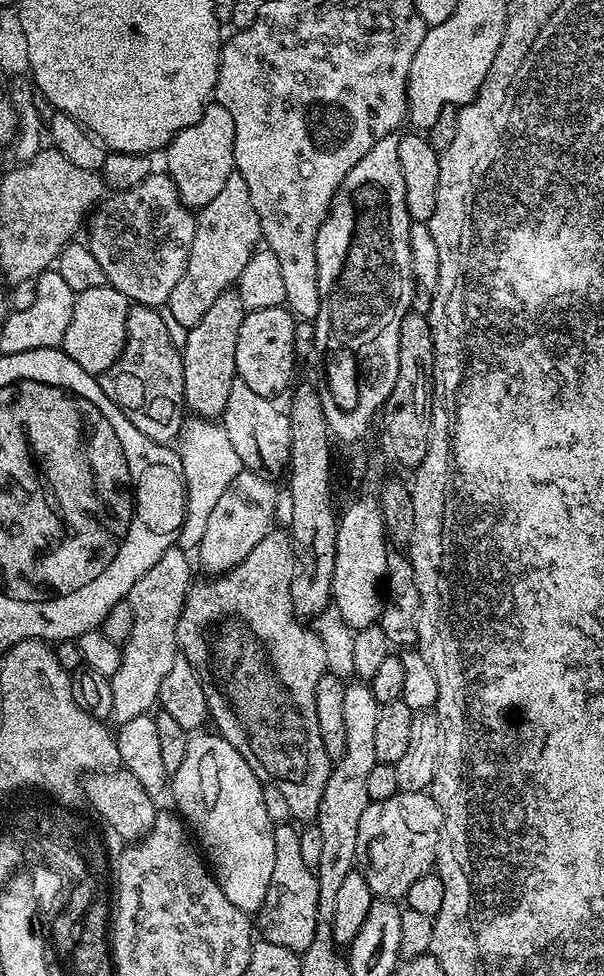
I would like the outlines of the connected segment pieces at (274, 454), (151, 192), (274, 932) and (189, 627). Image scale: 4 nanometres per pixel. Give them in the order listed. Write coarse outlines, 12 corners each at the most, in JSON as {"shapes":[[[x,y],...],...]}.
{"shapes":[[[238,378],[222,417],[249,472],[276,478],[292,445],[287,411]],[[167,171],[86,224],[107,285],[167,305],[196,217]],[[297,825],[273,827],[259,939],[303,954],[316,941],[318,882]],[[289,533],[178,618],[215,731],[312,822],[333,765]]]}

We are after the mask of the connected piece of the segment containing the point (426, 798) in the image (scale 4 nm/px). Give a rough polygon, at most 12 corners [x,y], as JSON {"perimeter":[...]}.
{"perimeter":[[427,791],[368,803],[358,868],[399,901],[433,871],[444,815]]}

